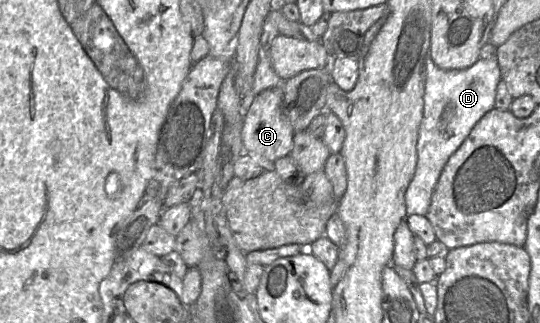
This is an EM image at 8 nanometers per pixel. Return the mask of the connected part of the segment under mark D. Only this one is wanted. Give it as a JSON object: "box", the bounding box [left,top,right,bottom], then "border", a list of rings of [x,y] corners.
{"box":[405,50,501,217],"border":[[[429,50],[425,58],[424,107],[417,141],[417,164],[405,192],[407,217],[427,214],[434,188],[448,159],[478,121],[496,108],[496,91],[501,79],[497,59],[480,58],[469,68],[444,70],[434,64]]]}

